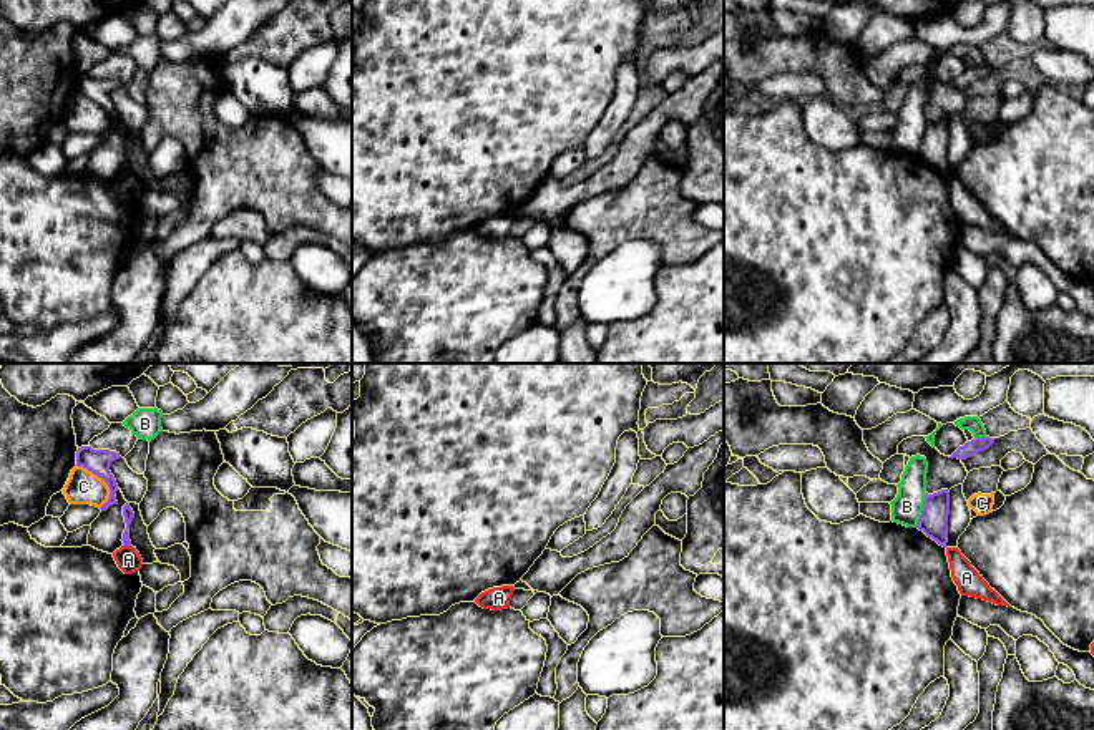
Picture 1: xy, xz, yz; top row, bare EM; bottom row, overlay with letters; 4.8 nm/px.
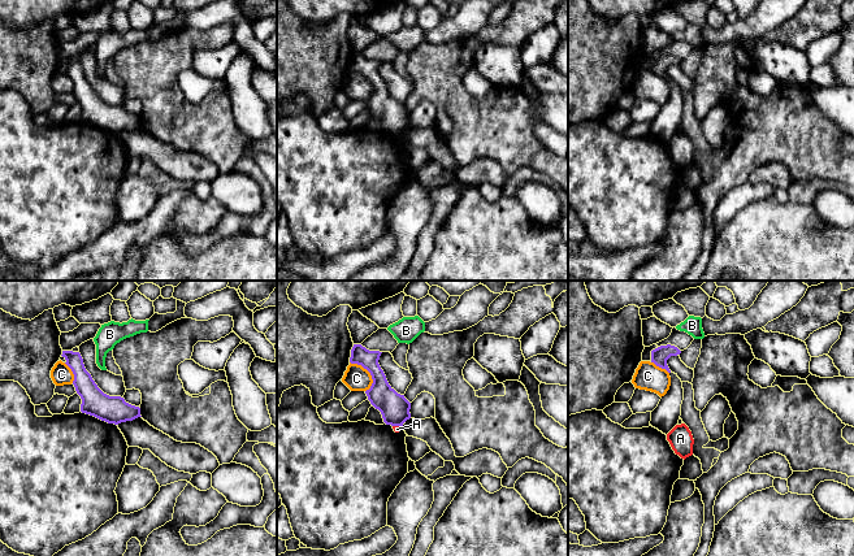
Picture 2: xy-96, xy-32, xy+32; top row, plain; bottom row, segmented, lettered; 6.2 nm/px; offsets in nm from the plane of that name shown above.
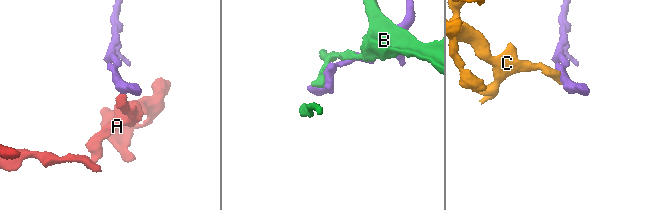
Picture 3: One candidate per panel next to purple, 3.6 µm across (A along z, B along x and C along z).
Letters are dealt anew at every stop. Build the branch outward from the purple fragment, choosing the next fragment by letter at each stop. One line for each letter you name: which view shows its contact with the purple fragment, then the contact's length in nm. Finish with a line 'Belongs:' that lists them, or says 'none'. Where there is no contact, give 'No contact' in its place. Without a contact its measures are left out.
Belongs: none

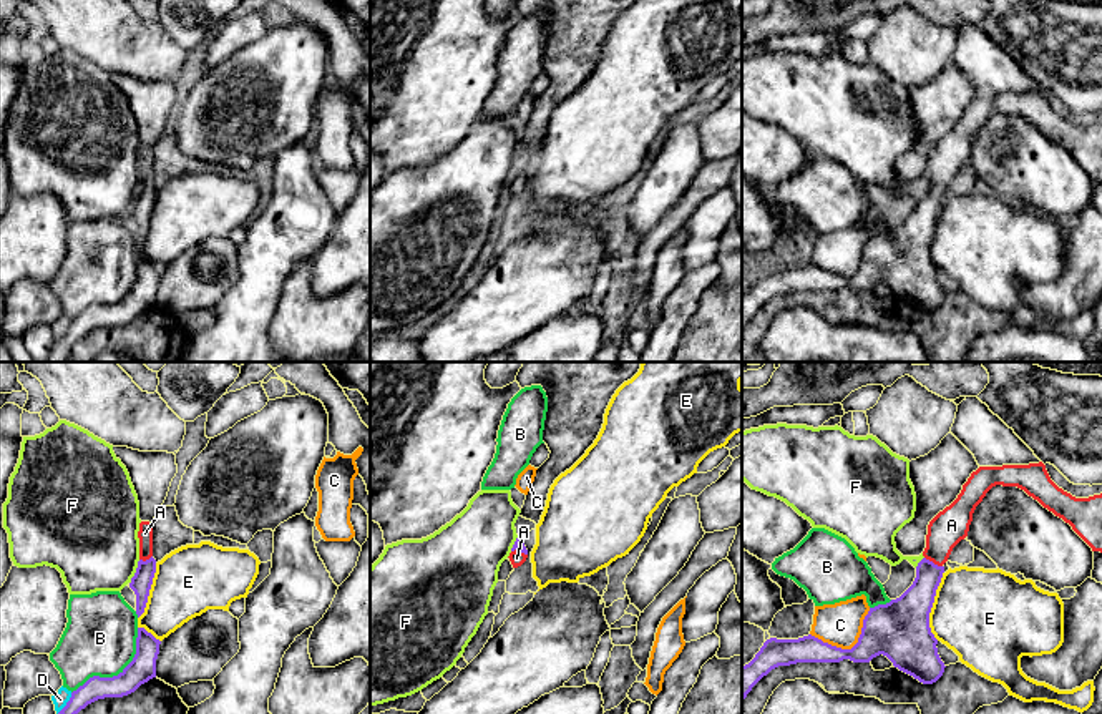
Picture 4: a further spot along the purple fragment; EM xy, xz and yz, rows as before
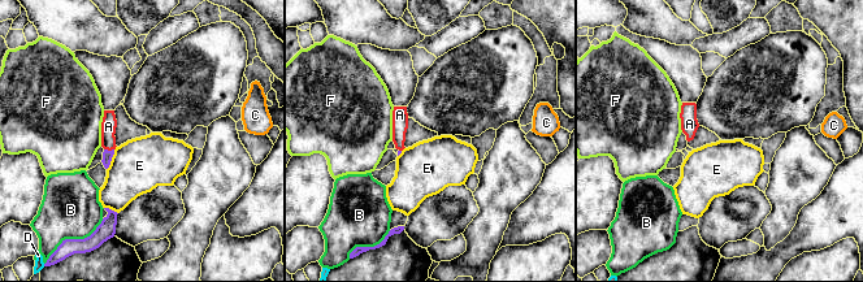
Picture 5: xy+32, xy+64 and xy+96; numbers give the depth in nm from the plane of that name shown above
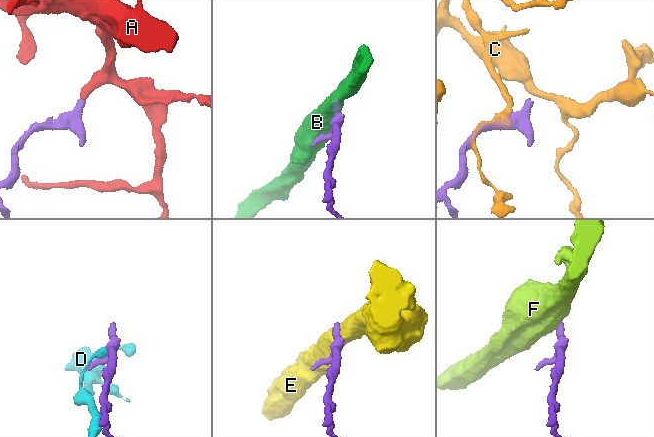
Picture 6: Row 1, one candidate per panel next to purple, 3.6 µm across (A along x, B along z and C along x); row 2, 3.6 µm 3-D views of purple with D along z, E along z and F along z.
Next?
A: Touches purple in yz. Shared border 100 nm
Belongs: A

